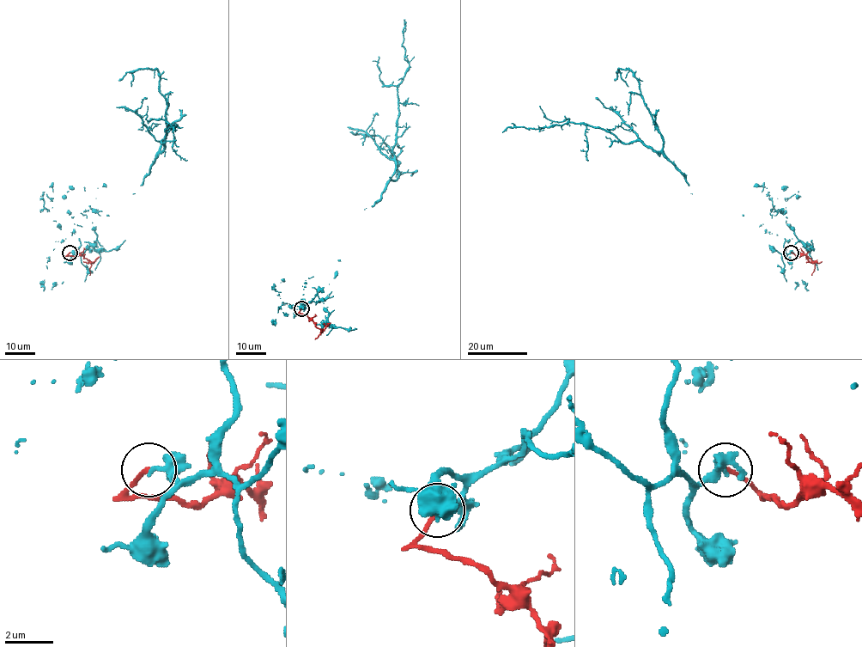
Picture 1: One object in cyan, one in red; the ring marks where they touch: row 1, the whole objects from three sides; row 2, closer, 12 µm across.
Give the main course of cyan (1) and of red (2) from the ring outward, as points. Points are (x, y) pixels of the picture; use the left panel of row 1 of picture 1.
1: (69, 253), (81, 242), (75, 224), (98, 188), (134, 193), (164, 146), (166, 122), (178, 127), (172, 132)
2: (69, 253), (69, 255), (81, 255), (91, 264), (89, 275)

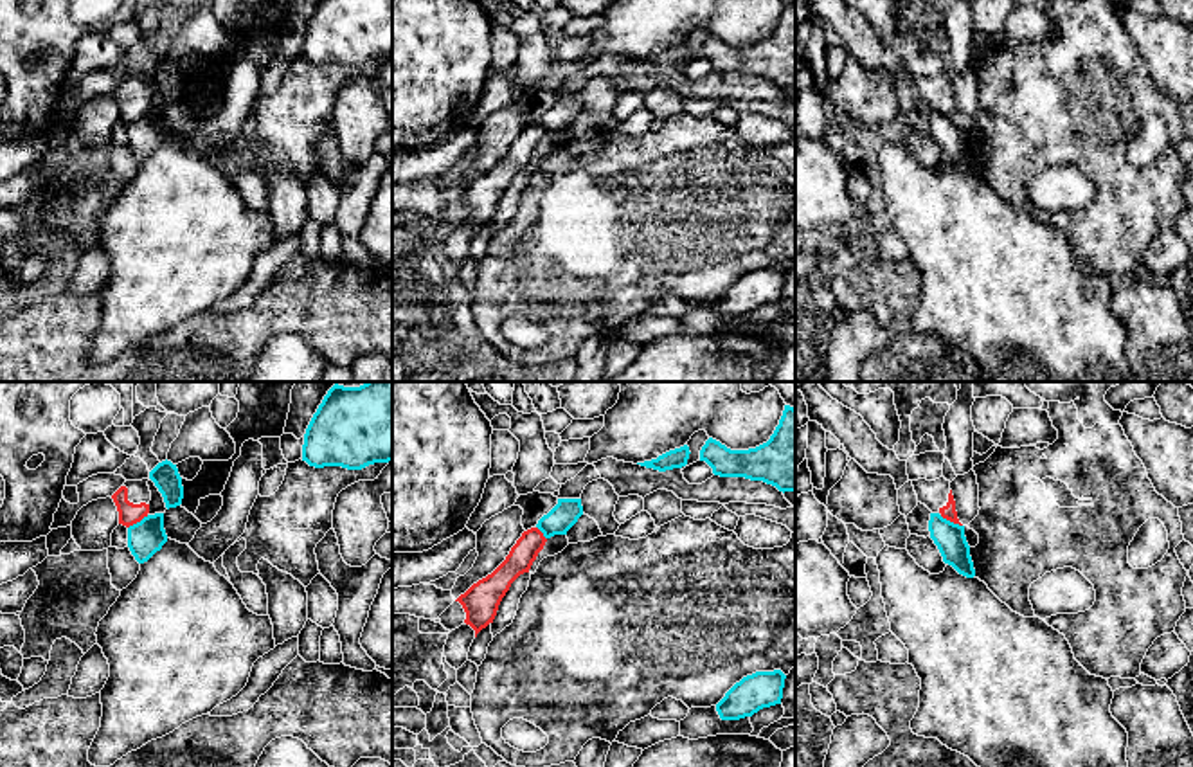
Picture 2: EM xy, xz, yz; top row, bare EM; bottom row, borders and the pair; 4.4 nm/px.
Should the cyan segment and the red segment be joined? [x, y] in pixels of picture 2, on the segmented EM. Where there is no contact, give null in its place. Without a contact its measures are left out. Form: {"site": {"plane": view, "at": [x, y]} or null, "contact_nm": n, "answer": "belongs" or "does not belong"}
{"site": {"plane": "yz", "at": [949, 521]}, "contact_nm": 120, "answer": "does not belong"}

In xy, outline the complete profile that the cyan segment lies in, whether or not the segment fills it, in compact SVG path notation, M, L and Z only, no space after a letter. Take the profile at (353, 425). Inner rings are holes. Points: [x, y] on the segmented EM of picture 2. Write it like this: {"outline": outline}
{"outline": "M392 382L335 384L306 429L302 461L347 470L392 461Z"}

